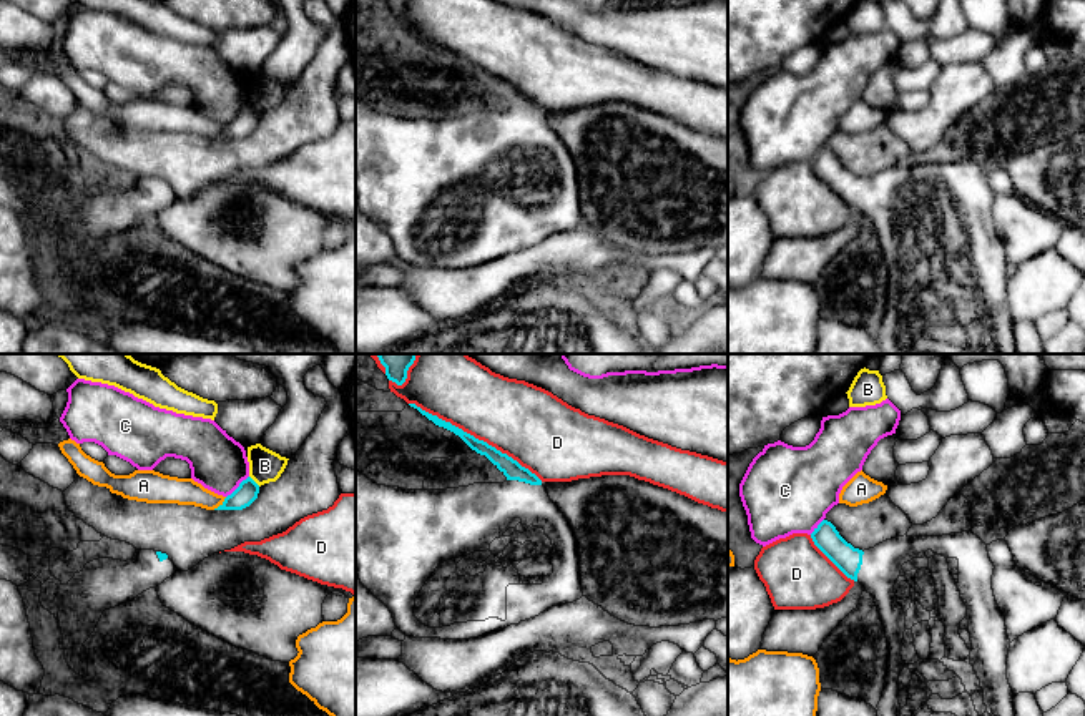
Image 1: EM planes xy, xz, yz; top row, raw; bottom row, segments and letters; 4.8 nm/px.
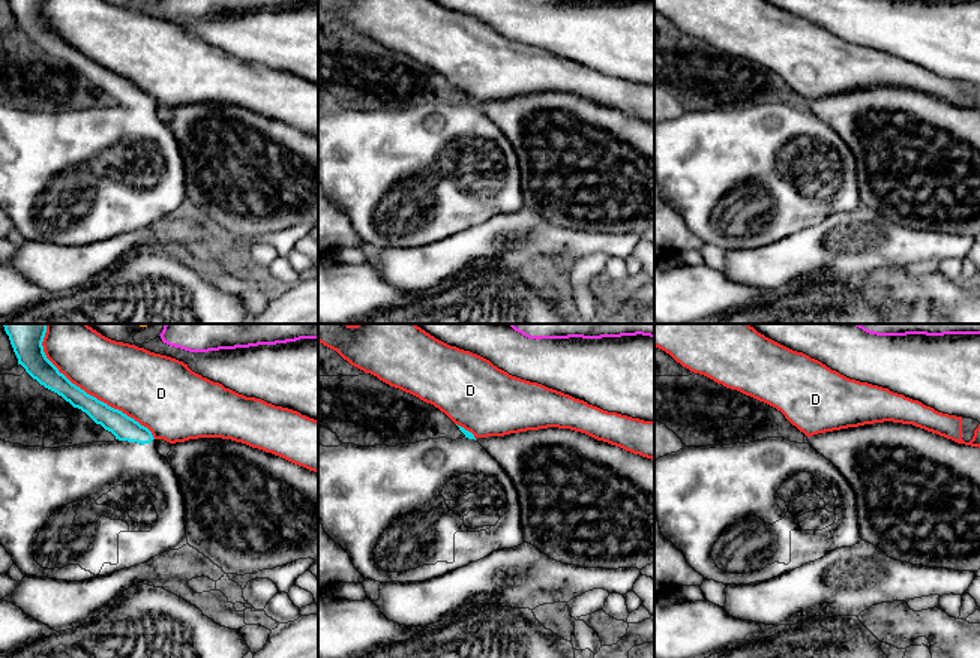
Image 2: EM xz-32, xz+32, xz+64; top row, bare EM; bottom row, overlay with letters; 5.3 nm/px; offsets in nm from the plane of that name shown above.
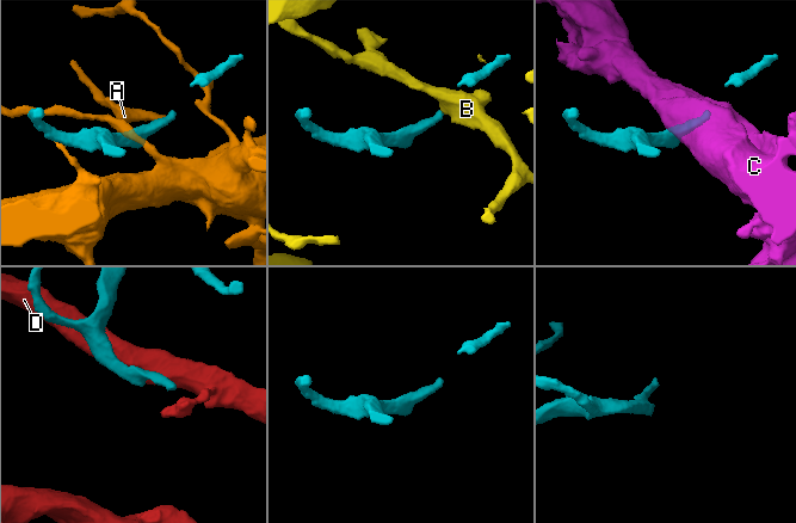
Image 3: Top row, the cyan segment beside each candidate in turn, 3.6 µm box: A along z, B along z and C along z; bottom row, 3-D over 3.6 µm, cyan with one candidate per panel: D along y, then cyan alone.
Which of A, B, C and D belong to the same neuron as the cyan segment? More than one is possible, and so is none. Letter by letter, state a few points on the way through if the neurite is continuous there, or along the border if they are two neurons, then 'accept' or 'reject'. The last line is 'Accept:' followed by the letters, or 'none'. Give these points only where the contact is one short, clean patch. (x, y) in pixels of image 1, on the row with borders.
A: reject
B: border along xy (250, 475), (260, 485); reject
C: reject
D: reject
Accept: none

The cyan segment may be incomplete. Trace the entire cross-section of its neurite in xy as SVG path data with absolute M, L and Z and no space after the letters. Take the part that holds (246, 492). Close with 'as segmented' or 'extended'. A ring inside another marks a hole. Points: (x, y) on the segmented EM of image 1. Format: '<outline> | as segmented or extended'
M248 477L214 510L243 510L243 508L249 507L258 498L258 493L259 493L259 485L251 477Z | as segmented

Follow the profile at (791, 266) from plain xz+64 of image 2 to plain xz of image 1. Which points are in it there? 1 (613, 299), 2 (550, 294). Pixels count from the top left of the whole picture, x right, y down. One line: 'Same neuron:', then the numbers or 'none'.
Same neuron: 1

